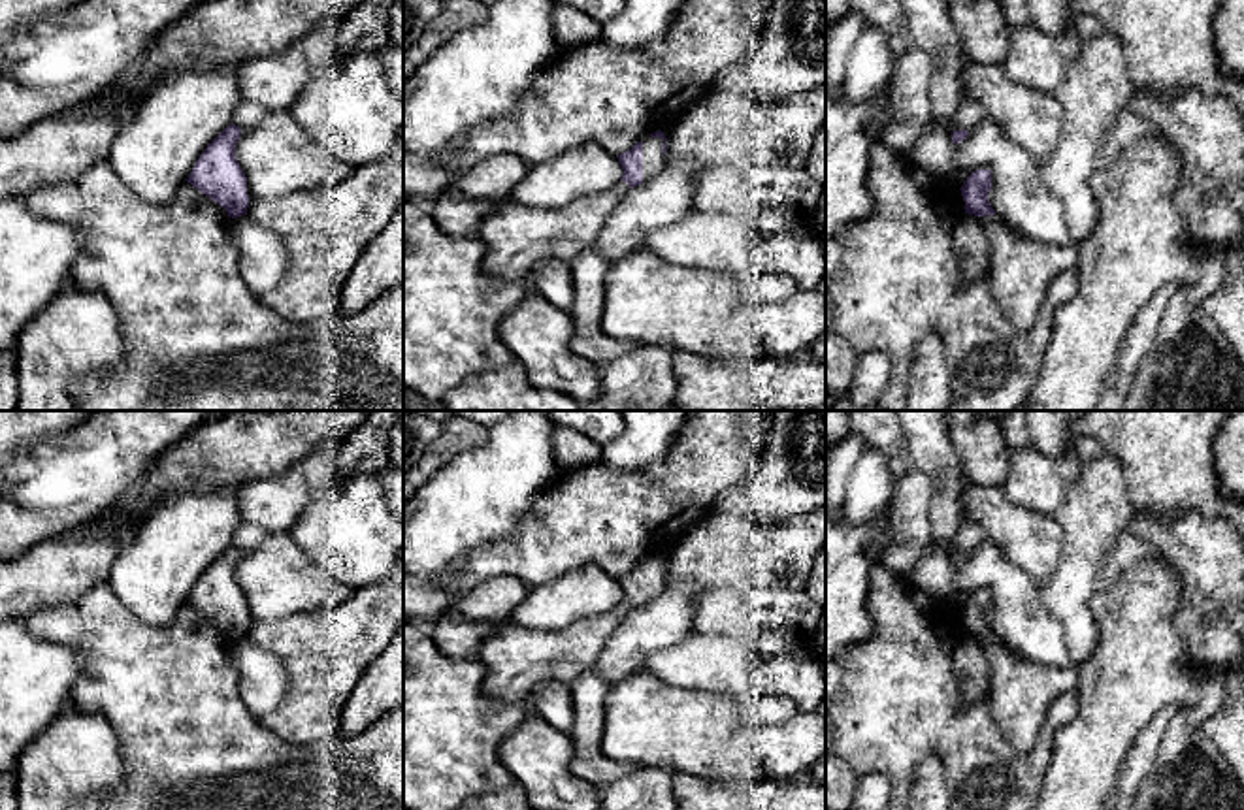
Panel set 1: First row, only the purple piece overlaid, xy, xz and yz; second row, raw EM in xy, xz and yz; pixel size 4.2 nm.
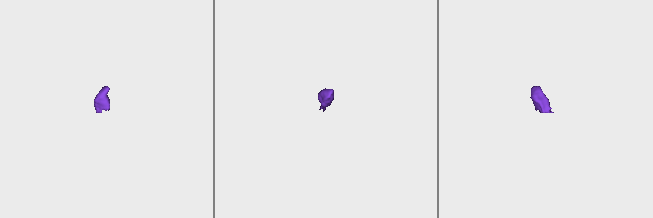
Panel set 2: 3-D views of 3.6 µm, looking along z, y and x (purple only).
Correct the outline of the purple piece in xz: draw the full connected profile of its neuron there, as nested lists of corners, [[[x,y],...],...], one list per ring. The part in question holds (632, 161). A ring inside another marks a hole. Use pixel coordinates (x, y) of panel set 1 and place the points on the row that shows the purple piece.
[[[662,130],[643,138],[618,154],[622,179],[609,190],[584,196],[562,209],[533,209],[505,202],[479,228],[484,245],[483,269],[505,281],[528,279],[533,266],[556,258],[573,262],[592,247],[622,198],[658,175],[665,164],[667,138]]]

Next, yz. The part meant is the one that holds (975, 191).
[[[974,170],[959,190],[965,202],[965,213],[974,217],[995,215],[995,209],[988,200],[988,194],[991,190],[990,170]]]

